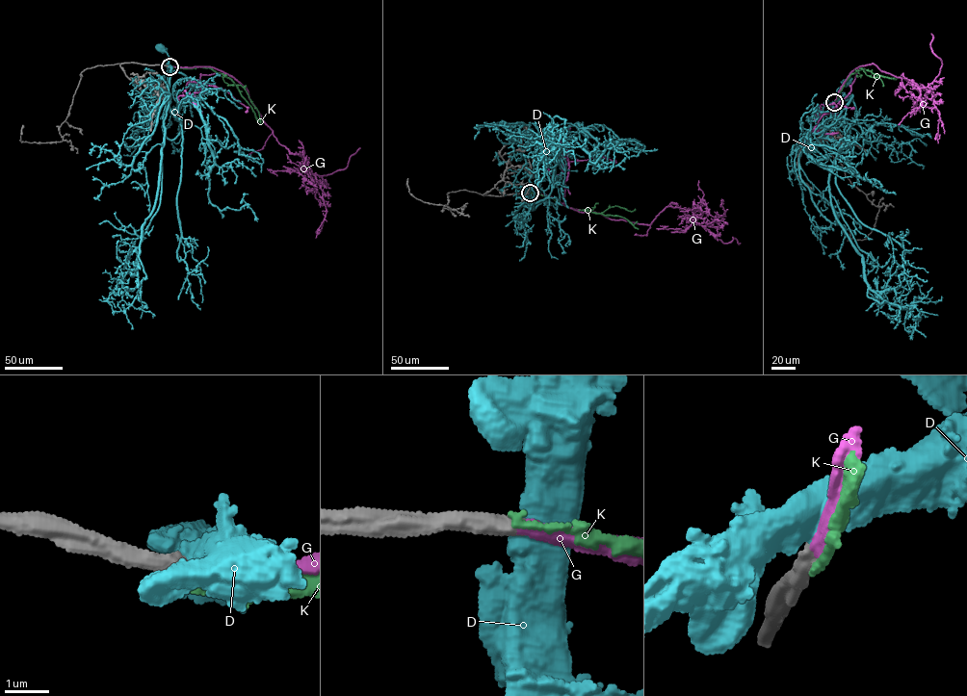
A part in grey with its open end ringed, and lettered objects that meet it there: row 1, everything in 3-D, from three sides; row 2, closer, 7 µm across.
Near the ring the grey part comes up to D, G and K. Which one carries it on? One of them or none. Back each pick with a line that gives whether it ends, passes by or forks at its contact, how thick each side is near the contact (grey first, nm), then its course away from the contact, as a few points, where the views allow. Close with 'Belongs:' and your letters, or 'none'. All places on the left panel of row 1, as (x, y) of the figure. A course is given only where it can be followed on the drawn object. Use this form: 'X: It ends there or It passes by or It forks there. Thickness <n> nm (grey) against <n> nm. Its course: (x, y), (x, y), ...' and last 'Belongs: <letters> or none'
G: It ends there. Thickness 440 nm (grey) against 400 nm. Its course: (169, 66), (212, 66), (245, 86), (278, 143), (304, 157), (319, 184), (326, 211), (317, 230)
Belongs: G

